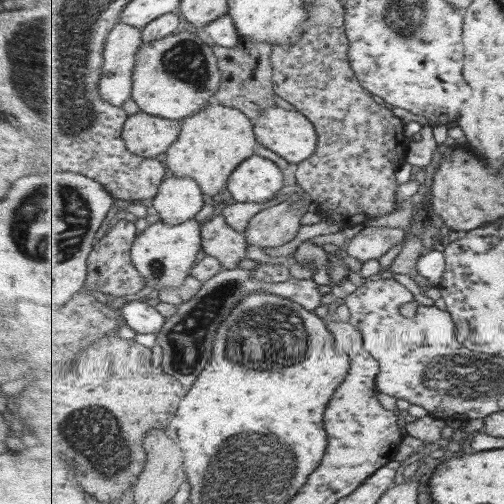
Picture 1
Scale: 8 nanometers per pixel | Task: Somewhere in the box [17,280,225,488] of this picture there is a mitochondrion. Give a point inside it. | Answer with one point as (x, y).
(105, 447)

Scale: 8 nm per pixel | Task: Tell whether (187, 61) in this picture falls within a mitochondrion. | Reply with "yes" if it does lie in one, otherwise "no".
yes

